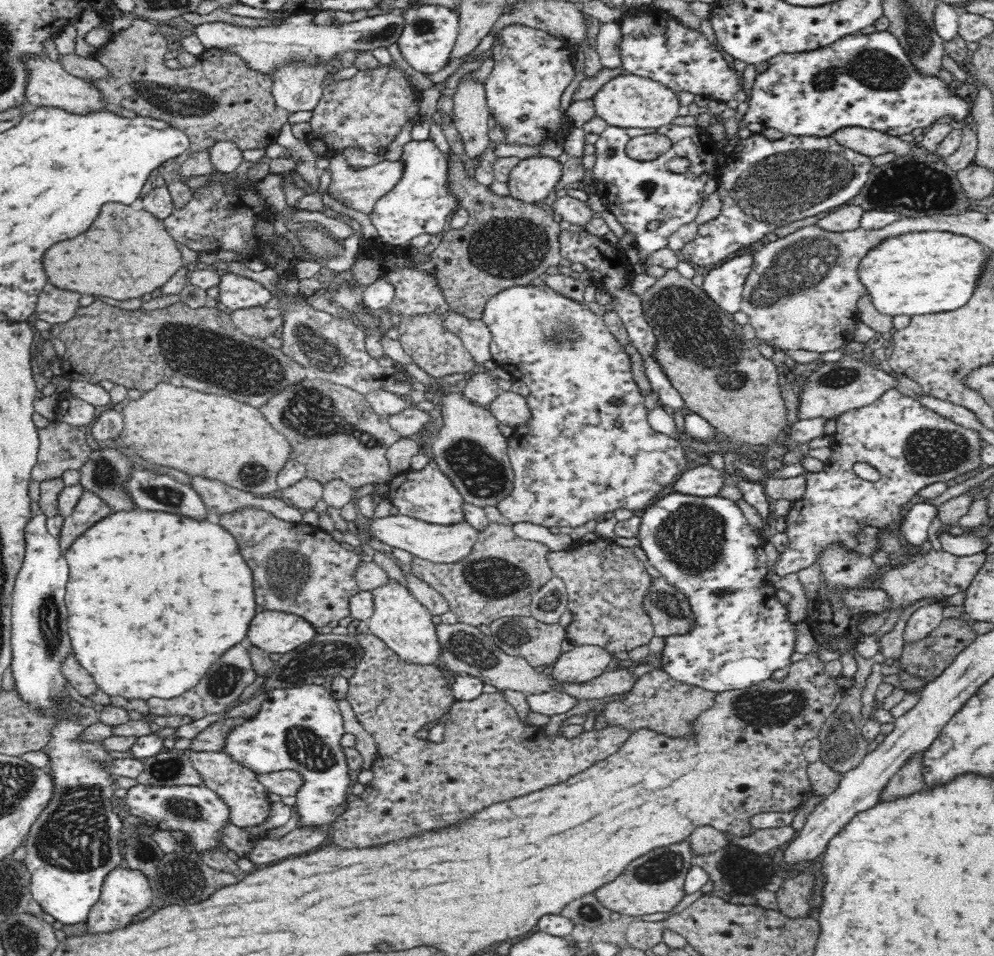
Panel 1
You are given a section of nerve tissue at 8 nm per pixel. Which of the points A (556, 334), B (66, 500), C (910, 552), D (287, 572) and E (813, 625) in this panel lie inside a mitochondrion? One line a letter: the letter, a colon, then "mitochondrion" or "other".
A: mitochondrion
B: other
C: other
D: mitochondrion
E: other

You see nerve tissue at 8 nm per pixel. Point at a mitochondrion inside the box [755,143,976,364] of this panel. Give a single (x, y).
(914, 185)

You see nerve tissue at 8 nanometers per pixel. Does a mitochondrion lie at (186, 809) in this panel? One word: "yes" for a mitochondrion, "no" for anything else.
yes

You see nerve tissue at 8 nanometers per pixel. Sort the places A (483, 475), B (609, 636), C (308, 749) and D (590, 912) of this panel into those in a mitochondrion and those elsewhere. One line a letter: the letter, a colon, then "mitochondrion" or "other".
A: mitochondrion
B: other
C: mitochondrion
D: mitochondrion

